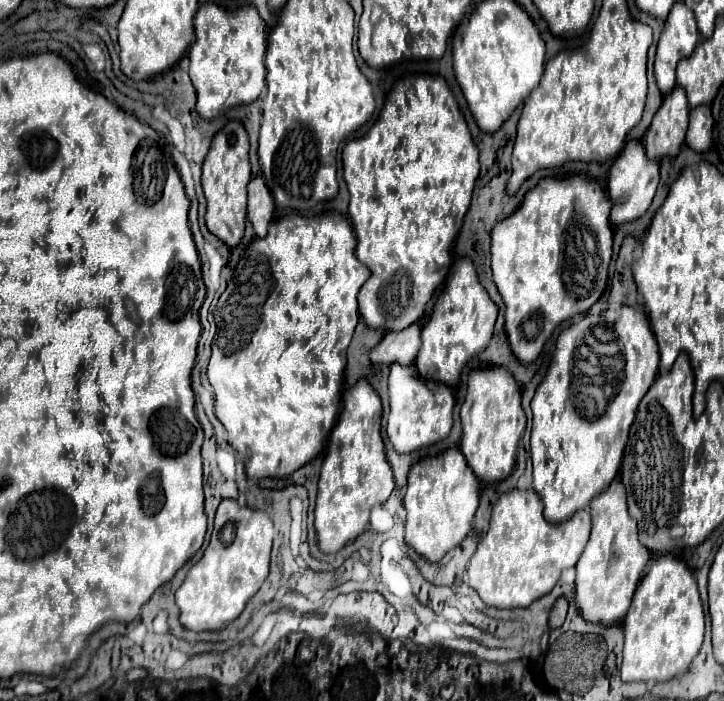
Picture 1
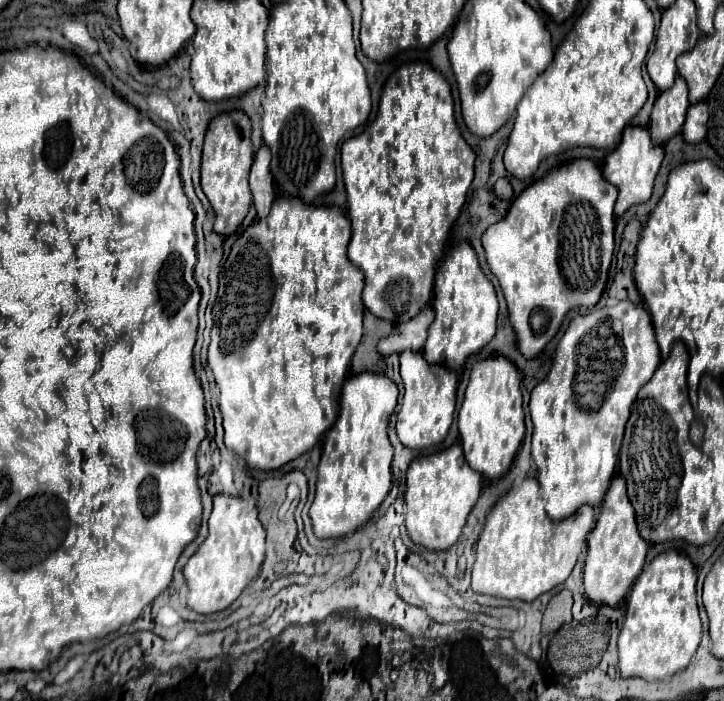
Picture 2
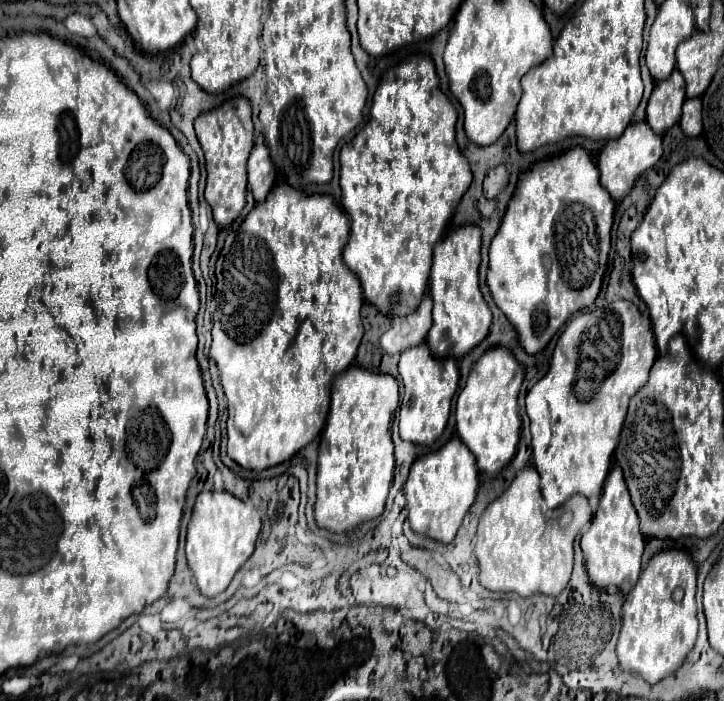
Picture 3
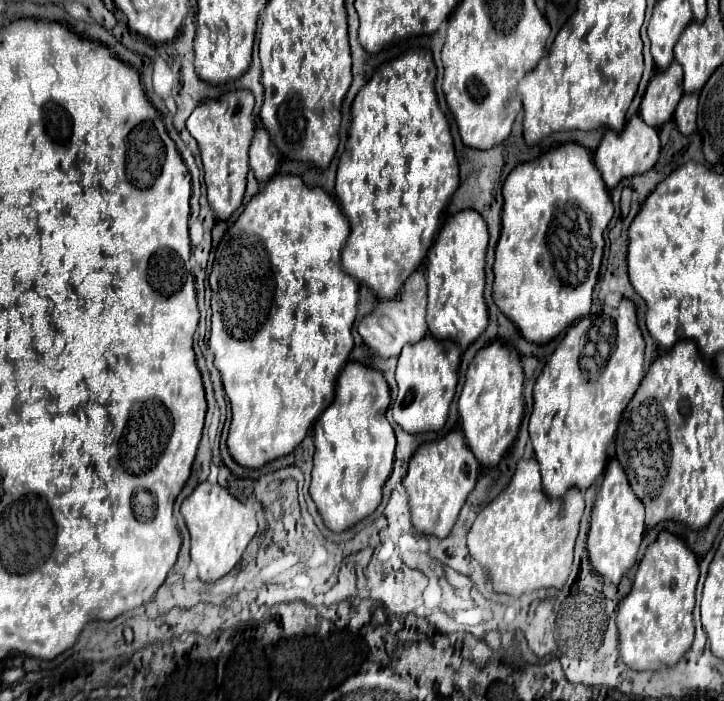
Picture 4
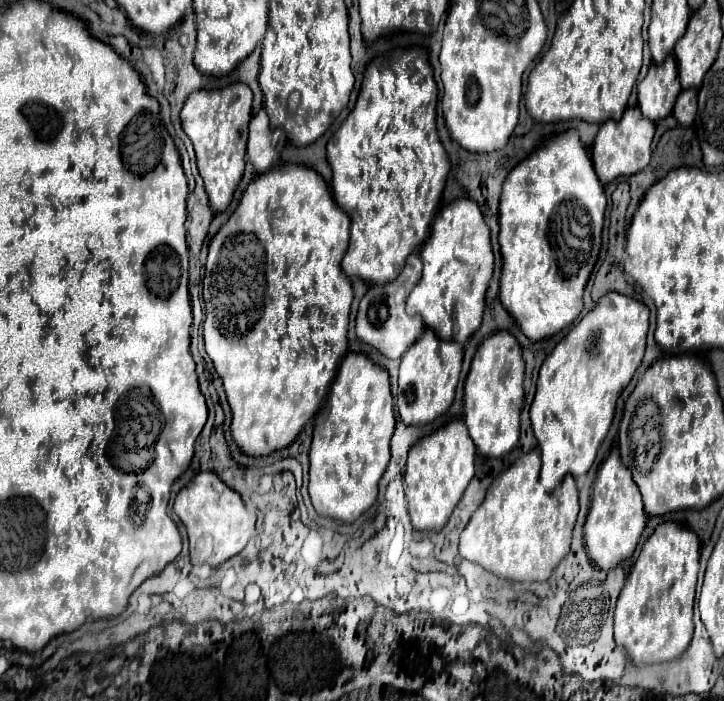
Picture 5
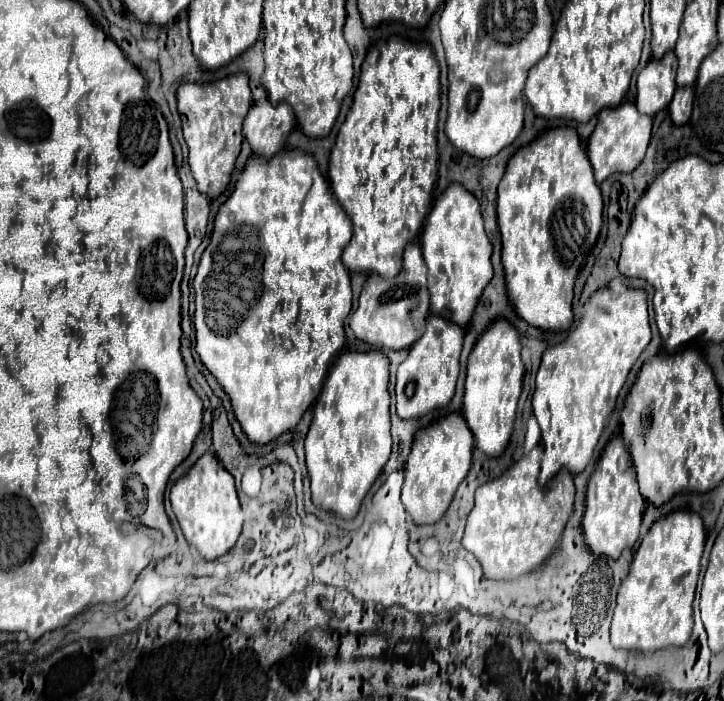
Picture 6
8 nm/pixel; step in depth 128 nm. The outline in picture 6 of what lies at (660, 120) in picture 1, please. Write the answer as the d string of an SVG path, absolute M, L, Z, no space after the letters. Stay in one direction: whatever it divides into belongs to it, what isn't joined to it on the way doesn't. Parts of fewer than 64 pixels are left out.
M666 52L664 58L652 60L636 80L636 108L640 114L654 116L664 110L676 92L676 56Z

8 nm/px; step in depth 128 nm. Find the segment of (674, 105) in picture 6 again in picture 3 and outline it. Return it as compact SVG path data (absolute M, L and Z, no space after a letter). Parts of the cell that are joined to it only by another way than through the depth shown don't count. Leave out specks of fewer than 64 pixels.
M688 98L682 106L680 128L686 136L698 136L702 130L702 102L700 98Z

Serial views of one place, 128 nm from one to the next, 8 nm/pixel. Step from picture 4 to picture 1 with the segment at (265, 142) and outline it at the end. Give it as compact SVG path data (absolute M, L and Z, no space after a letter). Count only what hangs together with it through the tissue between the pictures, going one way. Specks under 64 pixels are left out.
M256 174L248 182L248 218L254 226L256 236L264 236L268 230L268 224L274 216L274 204L272 194L268 192L262 174Z

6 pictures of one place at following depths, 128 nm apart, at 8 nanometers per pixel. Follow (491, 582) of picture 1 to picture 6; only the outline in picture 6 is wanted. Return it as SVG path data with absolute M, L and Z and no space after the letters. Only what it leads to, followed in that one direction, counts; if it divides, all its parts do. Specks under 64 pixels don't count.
M538 444L500 478L494 478L476 490L476 502L468 516L462 546L476 556L484 574L492 580L516 580L544 564L572 514L572 474L562 470L548 480L548 484L540 484L540 458L542 446Z

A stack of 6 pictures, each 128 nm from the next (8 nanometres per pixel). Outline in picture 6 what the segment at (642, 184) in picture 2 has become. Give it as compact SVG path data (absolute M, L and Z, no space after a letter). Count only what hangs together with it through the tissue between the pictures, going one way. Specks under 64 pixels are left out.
M622 102L618 108L604 108L598 114L598 124L588 138L588 158L594 168L596 182L604 182L616 172L632 172L644 158L652 134L652 118L636 110L632 102Z

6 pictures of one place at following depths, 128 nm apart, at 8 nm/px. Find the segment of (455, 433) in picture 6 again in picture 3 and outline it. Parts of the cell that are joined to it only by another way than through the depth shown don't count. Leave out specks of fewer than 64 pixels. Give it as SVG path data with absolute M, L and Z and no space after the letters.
M458 438L448 440L440 450L414 460L404 494L408 500L408 522L416 534L428 536L438 542L452 542L464 514L474 502L478 488L478 468L472 452L460 444Z

